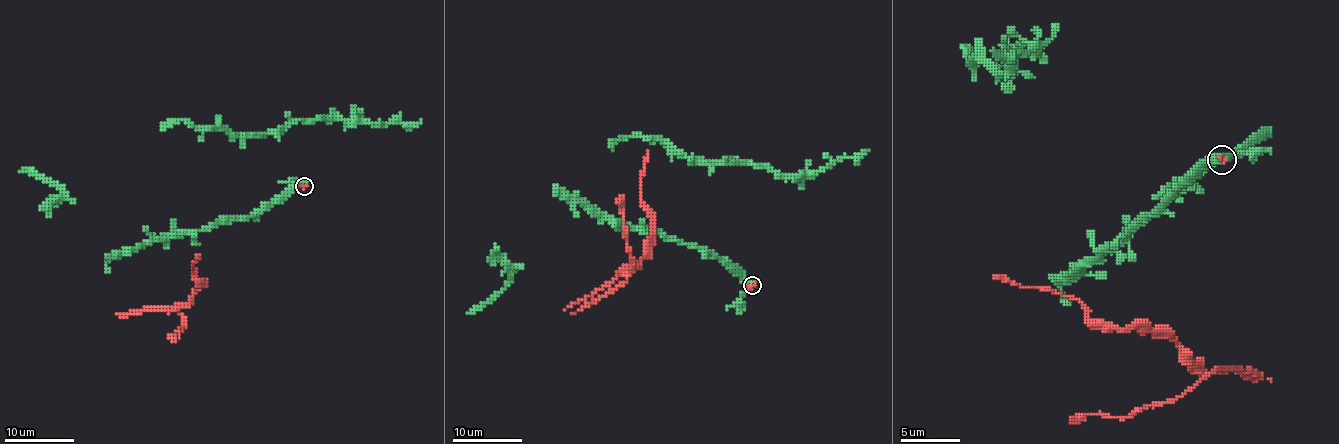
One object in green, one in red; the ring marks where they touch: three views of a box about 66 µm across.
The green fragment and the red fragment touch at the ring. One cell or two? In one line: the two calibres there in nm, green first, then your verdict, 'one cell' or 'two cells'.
440/120 nm | one cell

